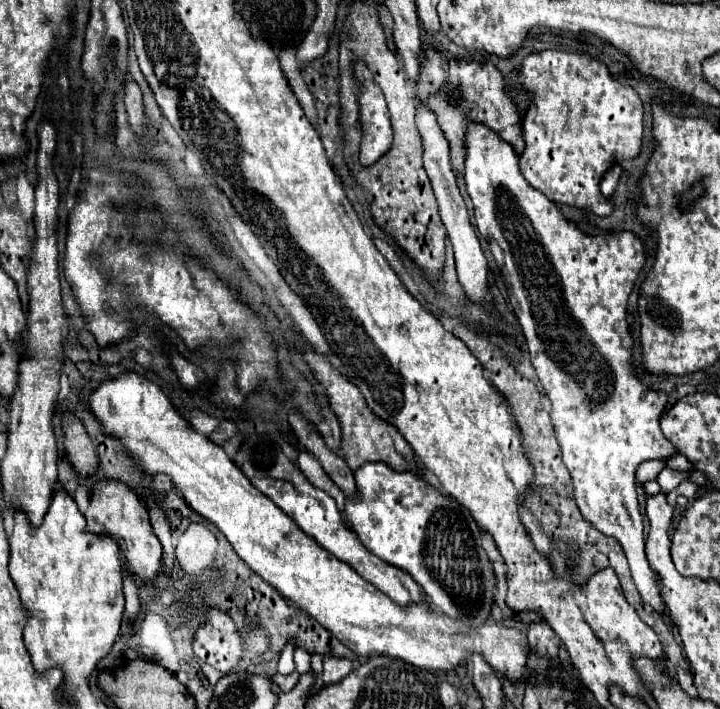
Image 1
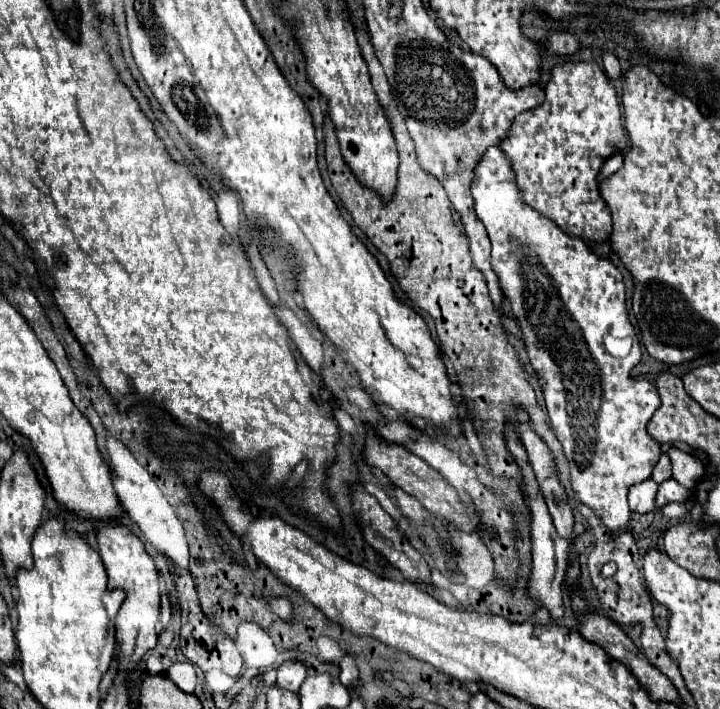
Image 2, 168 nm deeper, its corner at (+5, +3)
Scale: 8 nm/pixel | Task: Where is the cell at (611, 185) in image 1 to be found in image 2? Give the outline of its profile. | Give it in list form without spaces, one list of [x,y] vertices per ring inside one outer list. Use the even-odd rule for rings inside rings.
[[[616,153],[616,155],[612,155],[606,163],[604,163],[604,169],[600,171],[600,179],[604,179],[604,177],[610,177],[612,173],[616,173],[618,169],[620,169],[620,165],[622,165],[622,153]]]

